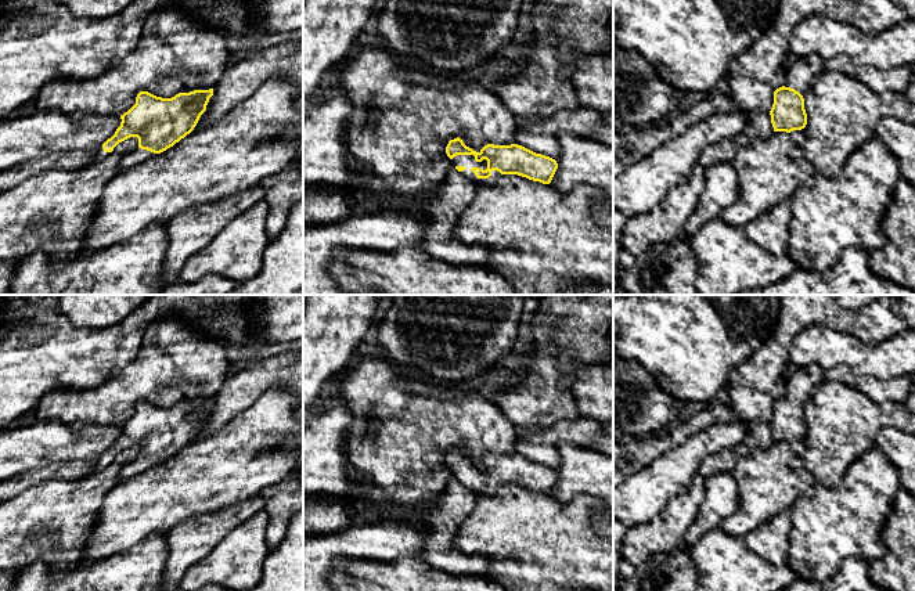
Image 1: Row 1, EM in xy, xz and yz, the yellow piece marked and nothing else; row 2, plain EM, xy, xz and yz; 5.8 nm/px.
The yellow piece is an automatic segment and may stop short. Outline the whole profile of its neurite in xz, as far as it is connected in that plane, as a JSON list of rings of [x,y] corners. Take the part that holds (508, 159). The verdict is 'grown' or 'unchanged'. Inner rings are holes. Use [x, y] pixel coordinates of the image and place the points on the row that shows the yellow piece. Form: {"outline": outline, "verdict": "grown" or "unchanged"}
{"outline": [[[457,137],[449,141],[446,154],[451,166],[476,184],[494,185],[502,174],[518,174],[550,184],[558,169],[555,159],[518,144],[487,144],[476,152]]], "verdict": "grown"}

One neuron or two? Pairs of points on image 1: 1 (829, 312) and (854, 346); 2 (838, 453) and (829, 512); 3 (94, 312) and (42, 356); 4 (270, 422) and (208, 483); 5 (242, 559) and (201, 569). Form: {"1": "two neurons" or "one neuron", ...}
{"1": "two neurons", "2": "two neurons", "3": "two neurons", "4": "one neuron", "5": "one neuron"}

